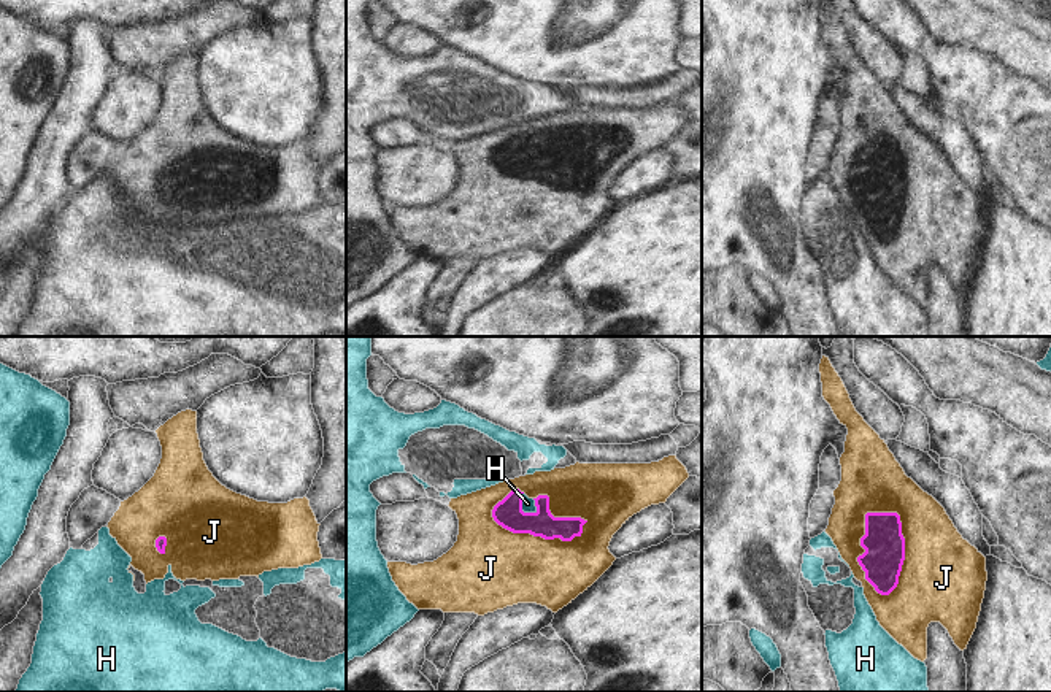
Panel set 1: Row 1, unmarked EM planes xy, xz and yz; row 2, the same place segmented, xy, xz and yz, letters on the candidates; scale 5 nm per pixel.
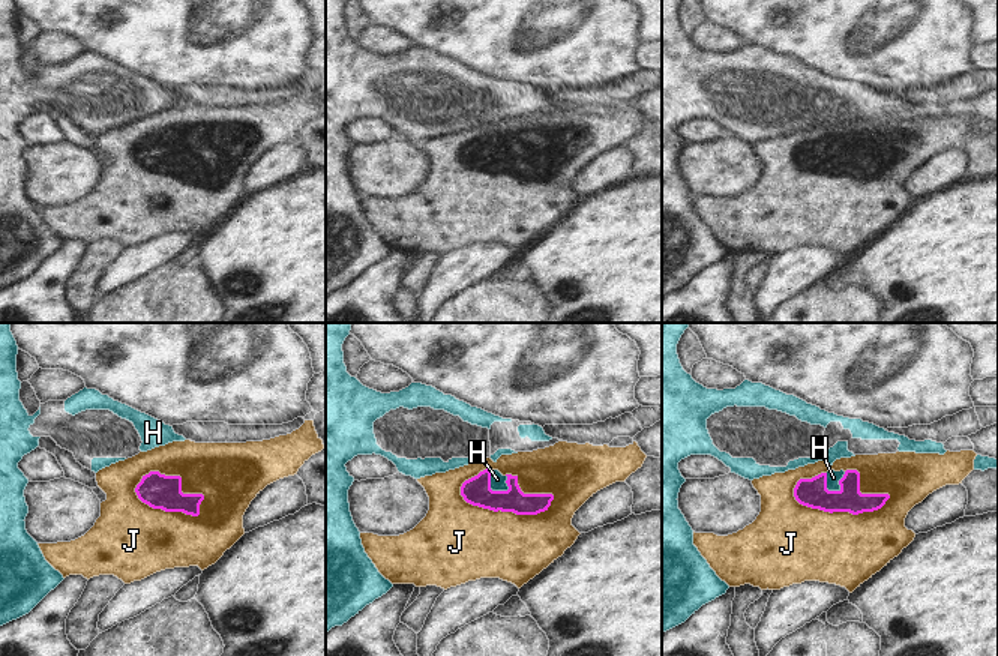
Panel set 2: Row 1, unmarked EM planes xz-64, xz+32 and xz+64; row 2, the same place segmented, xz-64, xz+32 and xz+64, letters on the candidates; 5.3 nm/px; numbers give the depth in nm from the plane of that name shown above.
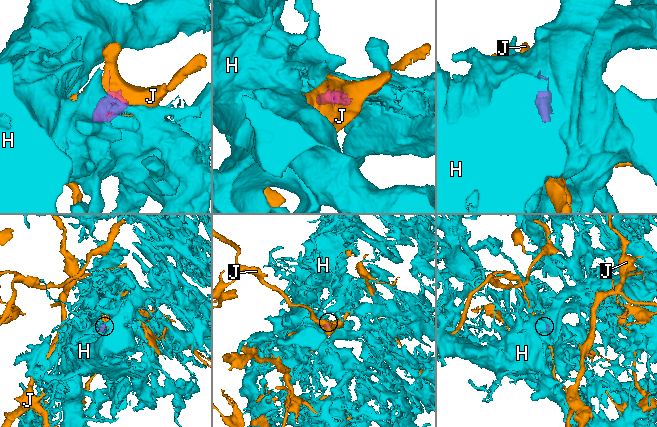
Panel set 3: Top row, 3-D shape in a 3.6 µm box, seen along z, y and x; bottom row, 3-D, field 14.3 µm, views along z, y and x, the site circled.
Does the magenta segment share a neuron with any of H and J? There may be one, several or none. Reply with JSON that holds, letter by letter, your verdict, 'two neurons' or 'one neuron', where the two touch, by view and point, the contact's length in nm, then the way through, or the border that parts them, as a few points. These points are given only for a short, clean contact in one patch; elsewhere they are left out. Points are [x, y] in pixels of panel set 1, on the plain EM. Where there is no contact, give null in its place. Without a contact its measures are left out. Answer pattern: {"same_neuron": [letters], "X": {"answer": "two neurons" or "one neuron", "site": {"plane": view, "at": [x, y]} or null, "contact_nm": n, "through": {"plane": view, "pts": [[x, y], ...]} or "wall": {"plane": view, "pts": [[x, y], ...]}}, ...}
{"same_neuron": ["J"], "H": {"answer": "two neurons", "site": {"plane": "xz", "at": [521, 153]}, "contact_nm": 130, "wall": {"plane": "xz", "pts": [[523, 137], [523, 154], [535, 157]]}}, "J": {"answer": "one neuron", "site": {"plane": "xz", "at": [538, 180]}, "contact_nm": 500}}

